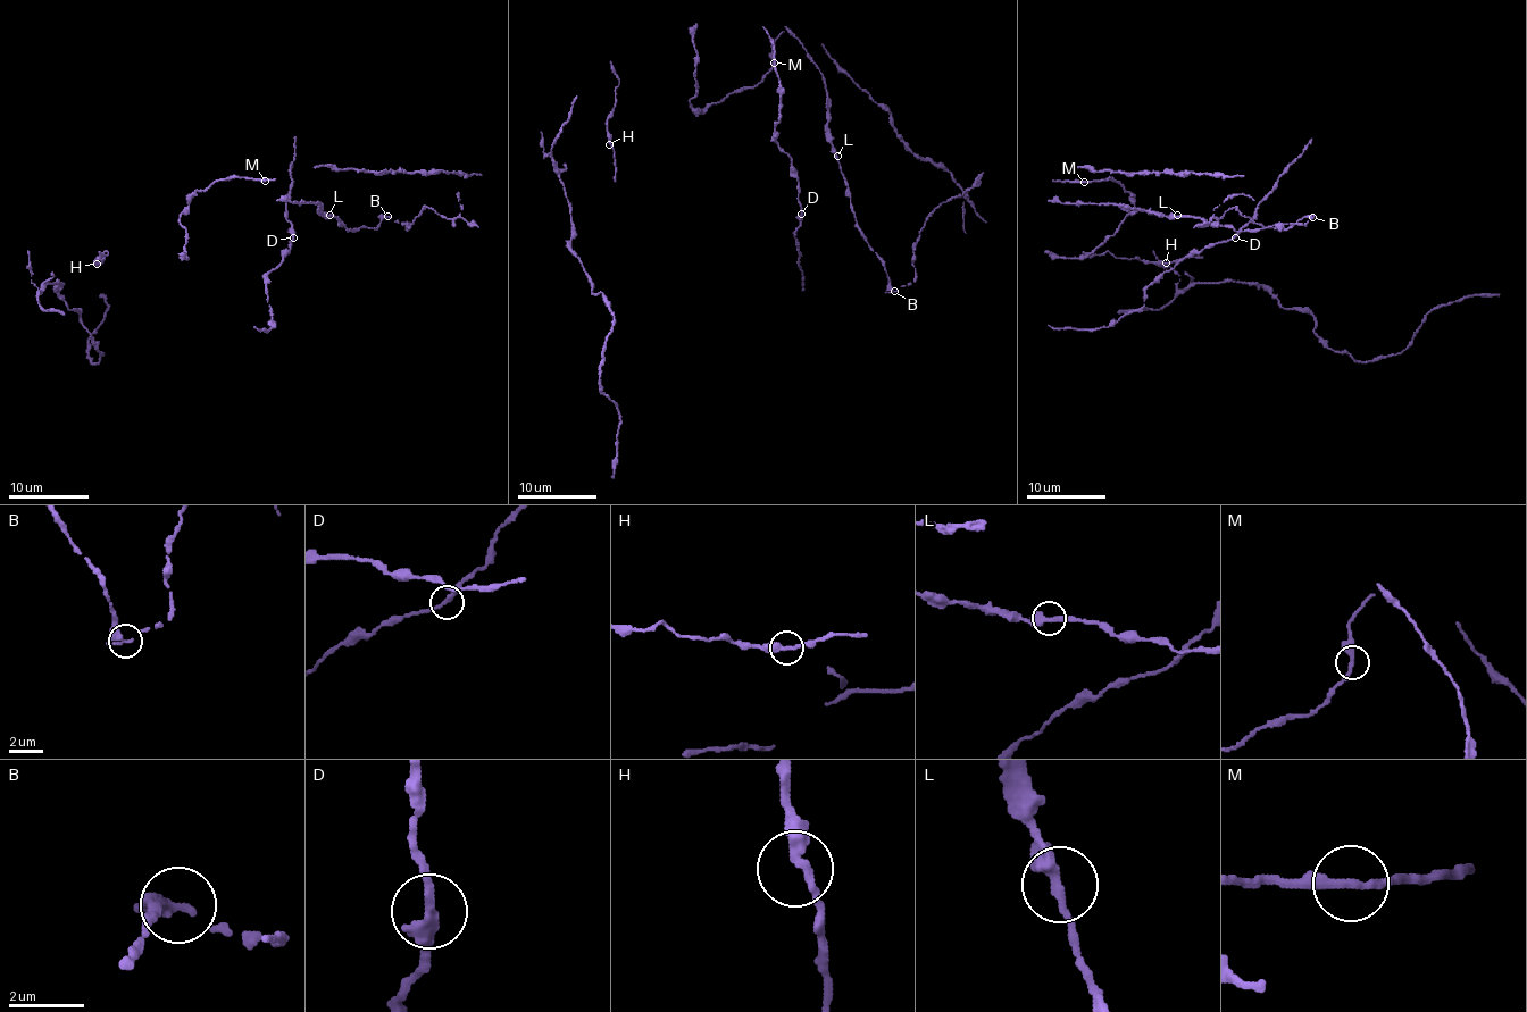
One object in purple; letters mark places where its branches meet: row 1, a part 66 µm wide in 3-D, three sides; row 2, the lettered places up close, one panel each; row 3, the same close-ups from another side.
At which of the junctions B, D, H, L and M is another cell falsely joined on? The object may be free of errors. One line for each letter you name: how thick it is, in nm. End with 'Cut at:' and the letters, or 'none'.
B: 320 nm
Cut at: B

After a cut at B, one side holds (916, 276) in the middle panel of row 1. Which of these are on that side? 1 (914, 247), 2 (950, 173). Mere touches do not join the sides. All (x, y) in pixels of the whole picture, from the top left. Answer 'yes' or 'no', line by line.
1: yes
2: no

